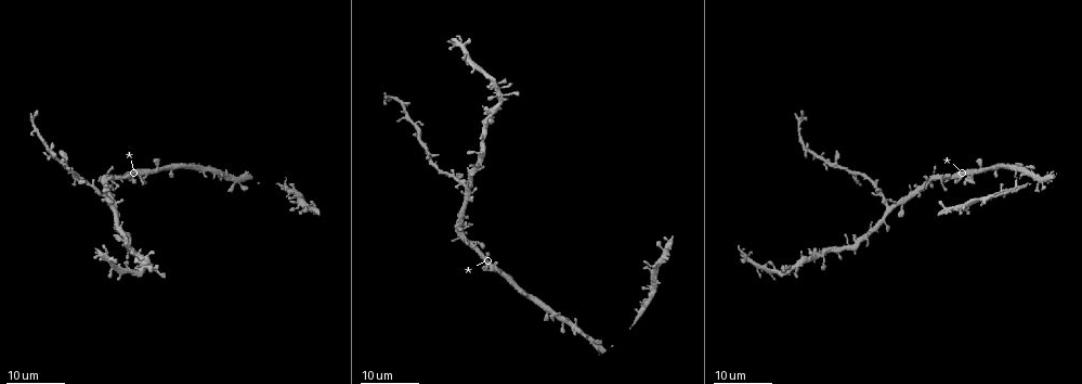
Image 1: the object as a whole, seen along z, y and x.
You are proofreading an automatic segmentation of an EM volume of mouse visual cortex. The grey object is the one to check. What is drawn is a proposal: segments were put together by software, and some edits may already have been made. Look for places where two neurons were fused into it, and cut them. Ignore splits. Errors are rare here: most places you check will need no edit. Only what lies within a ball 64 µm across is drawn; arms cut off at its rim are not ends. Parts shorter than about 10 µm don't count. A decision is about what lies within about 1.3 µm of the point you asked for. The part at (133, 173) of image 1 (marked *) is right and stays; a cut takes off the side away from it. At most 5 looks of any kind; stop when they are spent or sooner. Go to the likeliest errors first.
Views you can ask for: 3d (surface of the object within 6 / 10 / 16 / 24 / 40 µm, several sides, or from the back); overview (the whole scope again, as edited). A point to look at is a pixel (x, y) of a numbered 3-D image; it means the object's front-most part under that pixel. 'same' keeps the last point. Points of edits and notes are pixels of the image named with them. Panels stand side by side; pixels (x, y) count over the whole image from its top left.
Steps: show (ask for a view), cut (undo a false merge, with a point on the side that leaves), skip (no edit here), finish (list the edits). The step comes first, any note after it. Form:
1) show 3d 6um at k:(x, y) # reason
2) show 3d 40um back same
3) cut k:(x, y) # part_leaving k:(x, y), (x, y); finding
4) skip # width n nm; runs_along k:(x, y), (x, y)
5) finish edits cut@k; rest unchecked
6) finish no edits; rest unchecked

show 3d 24um at 1:(402, 108) # a narrow waist

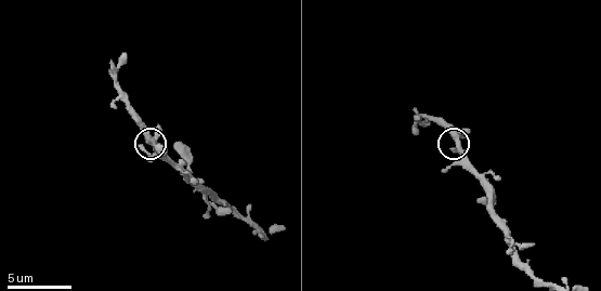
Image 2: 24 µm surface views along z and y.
show 3d 6um at 2:(460, 144)

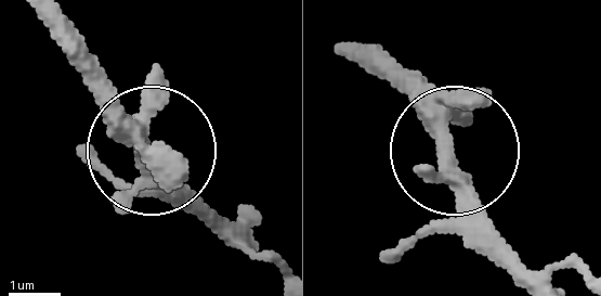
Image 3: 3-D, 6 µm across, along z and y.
skip # runs_along 3:(242, 243), (91, 84); continuous, no second neuron

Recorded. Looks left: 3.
show 3d 24um at 1:(113, 206)

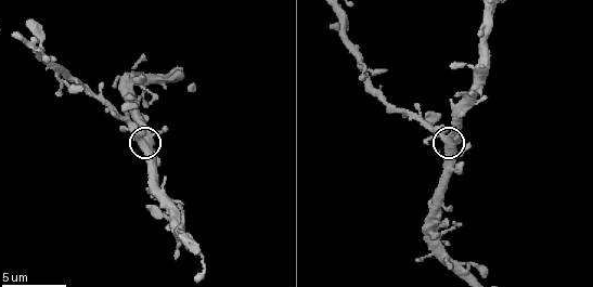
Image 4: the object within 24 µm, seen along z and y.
show 3d 6um at 4:(443, 139) # closer look

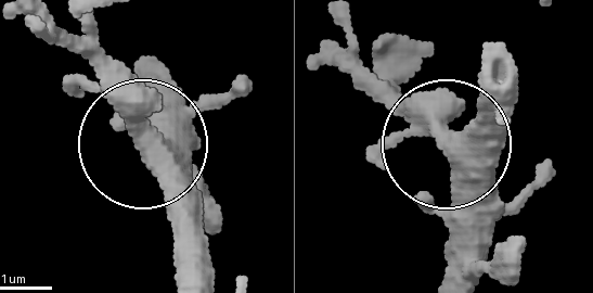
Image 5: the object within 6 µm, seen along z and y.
skip # runs_along 5:(442, 272), (451, 156), (382, 96); one neuron here

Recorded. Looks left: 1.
show 3d 6um at 4:(441, 251) # four arms meet

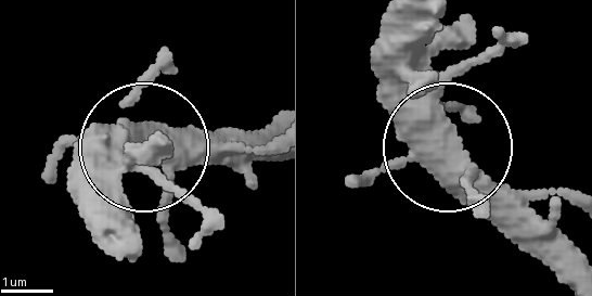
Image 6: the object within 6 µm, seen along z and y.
skip # one neuron here

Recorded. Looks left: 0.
finish no edits; rest unchecked

